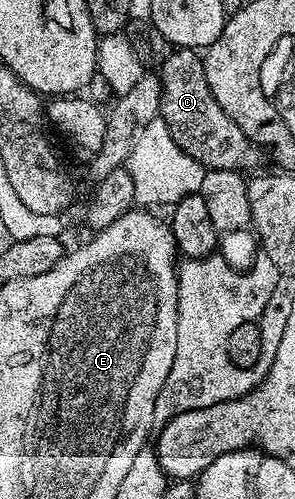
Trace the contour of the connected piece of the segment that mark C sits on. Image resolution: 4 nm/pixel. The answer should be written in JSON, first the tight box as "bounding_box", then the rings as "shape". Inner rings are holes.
{"bounding_box":[159,48,262,173],"shape":[[[174,48],[167,55],[159,70],[161,80],[160,117],[166,121],[167,129],[175,143],[192,159],[204,165],[206,170],[226,169],[232,173],[245,169],[262,168],[262,146],[253,144],[243,135],[239,123],[235,123],[215,103],[211,87],[207,87],[207,71],[202,54],[195,49]]]}

